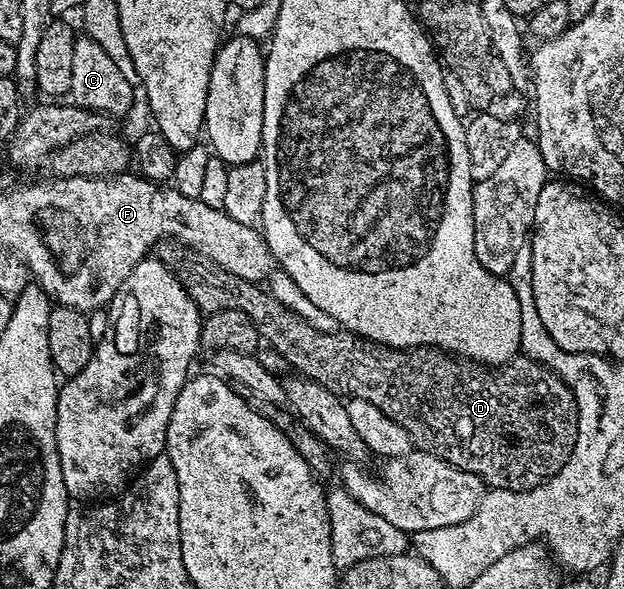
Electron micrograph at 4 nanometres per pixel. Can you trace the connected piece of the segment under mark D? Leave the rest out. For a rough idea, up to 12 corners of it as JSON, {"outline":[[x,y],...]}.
{"outline":[[176,239],[198,311],[239,308],[298,376],[416,450],[530,491],[575,449],[573,390],[523,353],[320,331]]}

